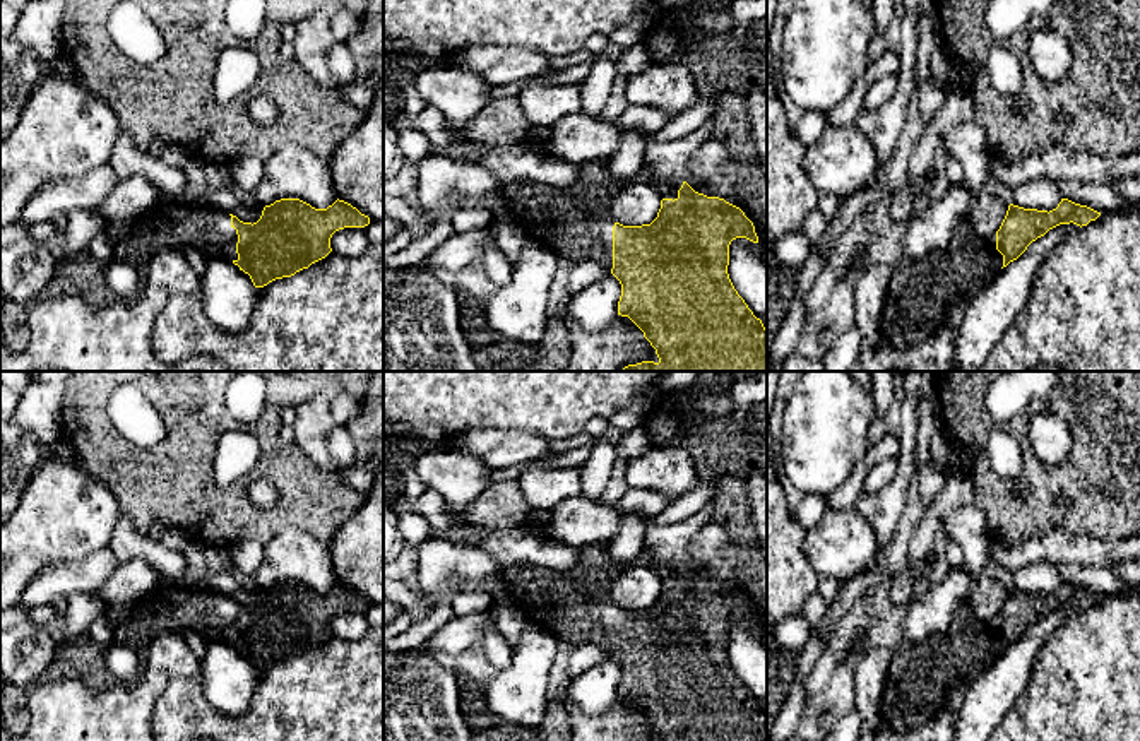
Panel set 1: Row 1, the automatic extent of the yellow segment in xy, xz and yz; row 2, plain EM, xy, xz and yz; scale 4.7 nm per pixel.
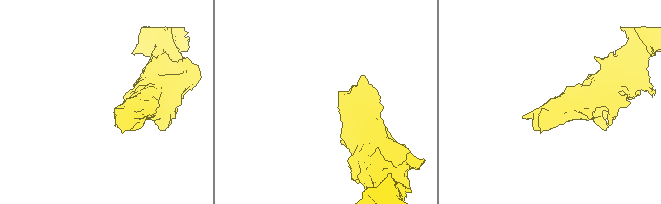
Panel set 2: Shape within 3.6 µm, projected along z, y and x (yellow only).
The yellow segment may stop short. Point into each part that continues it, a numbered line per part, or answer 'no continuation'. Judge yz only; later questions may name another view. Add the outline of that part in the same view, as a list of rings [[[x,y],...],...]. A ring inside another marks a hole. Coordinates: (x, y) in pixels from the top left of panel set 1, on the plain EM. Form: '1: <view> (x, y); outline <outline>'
1: yz (921, 675); outline [[[962,599],[945,631],[933,631],[921,642],[902,640],[892,652],[885,676],[885,693],[880,717],[883,732],[907,732],[945,707],[948,693],[957,686],[969,686],[989,667],[1003,650],[1003,638],[996,633],[996,616],[979,619],[967,599]]]

